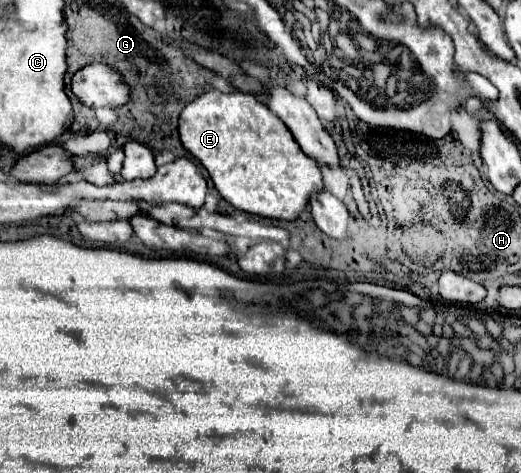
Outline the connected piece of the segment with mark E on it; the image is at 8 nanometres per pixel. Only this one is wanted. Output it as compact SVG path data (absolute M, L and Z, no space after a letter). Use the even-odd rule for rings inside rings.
M215 89L201 93L179 115L179 139L181 139L181 145L185 147L185 151L189 151L195 159L199 159L201 165L209 171L217 191L233 207L247 211L247 213L257 213L263 217L295 221L299 217L299 213L305 209L305 205L309 203L311 217L325 235L329 235L333 239L349 237L351 213L331 193L321 191L323 179L321 179L321 169L317 167L317 163L301 151L301 147L295 143L295 139L293 139L291 131L285 127L285 123L281 119L277 119L277 115L271 113L271 109L267 105L257 101L255 95L241 93L241 91L223 93L223 91L215 91Z

